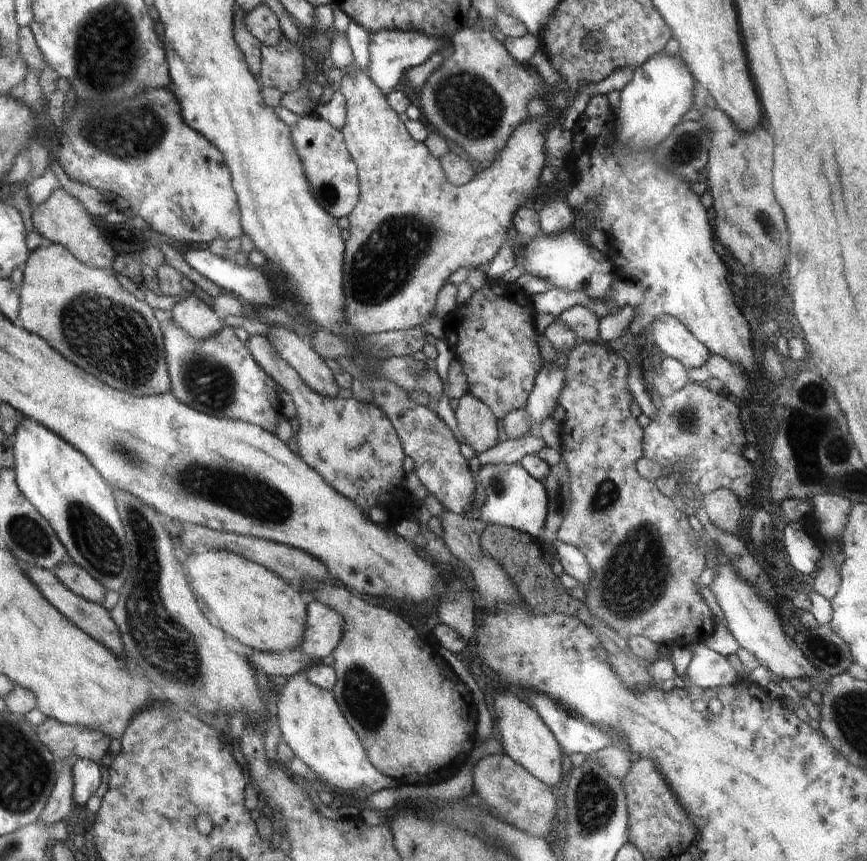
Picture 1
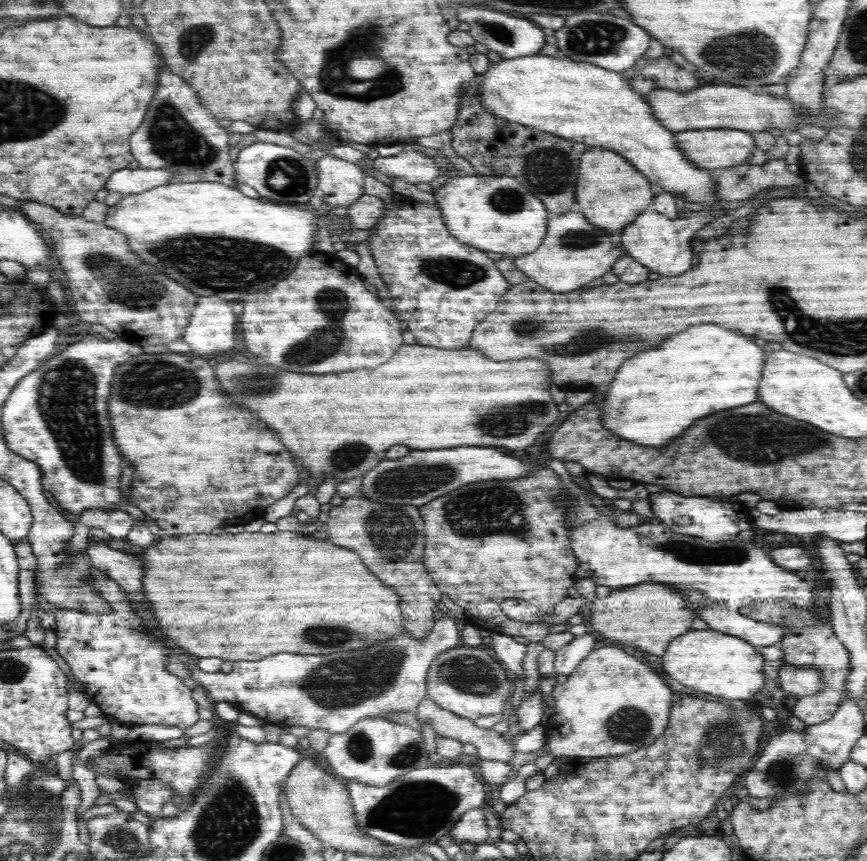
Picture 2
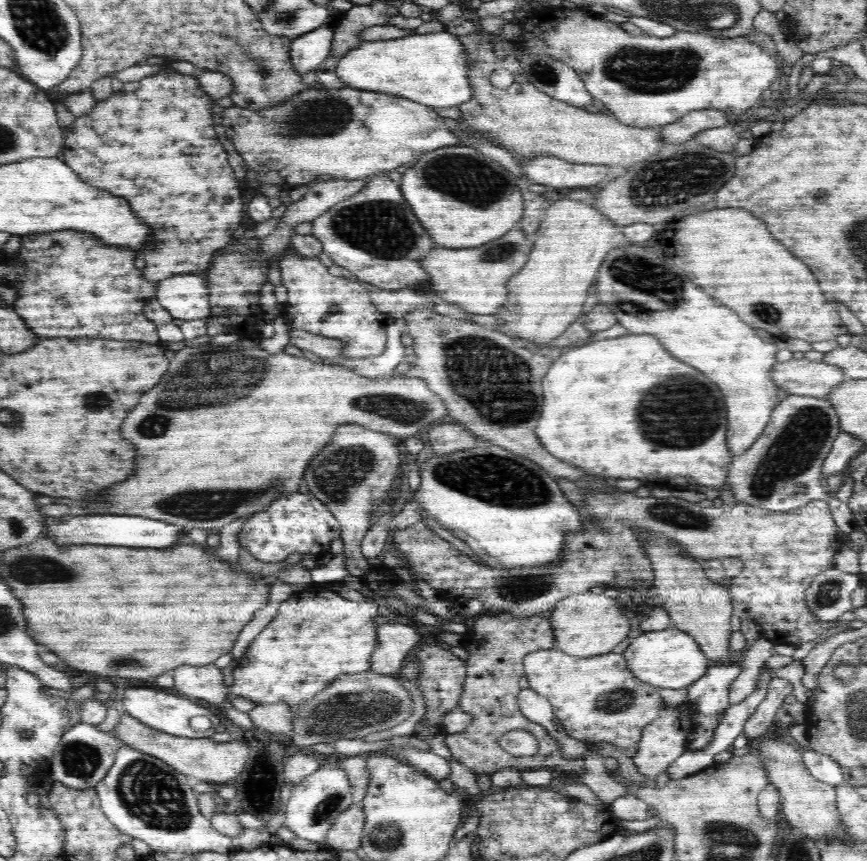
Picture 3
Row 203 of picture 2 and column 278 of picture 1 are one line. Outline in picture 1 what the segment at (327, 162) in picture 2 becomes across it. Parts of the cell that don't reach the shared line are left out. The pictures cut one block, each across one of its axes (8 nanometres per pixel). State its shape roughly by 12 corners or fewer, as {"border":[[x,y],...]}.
{"border":[[271,327],[265,337],[306,386],[336,397],[332,370],[310,342]]}

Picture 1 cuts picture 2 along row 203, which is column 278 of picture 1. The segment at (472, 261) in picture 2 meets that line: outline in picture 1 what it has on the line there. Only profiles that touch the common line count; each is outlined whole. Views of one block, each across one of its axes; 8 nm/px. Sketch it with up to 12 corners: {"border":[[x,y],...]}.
{"border":[[163,326],[171,394],[276,434],[277,384],[232,327]]}

